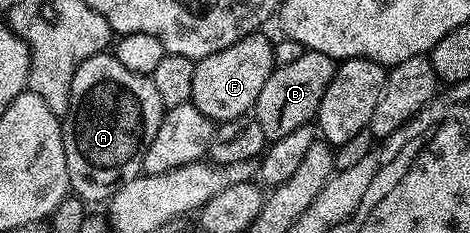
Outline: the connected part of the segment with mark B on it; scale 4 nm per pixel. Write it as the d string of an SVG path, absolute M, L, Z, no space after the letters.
M305 50L302 58L273 68L270 78L266 78L266 86L262 86L262 94L258 94L254 109L265 141L286 138L286 134L298 130L298 126L315 121L322 94L326 94L326 86L330 86L330 78L334 78L336 65L337 61L331 60L326 54Z

